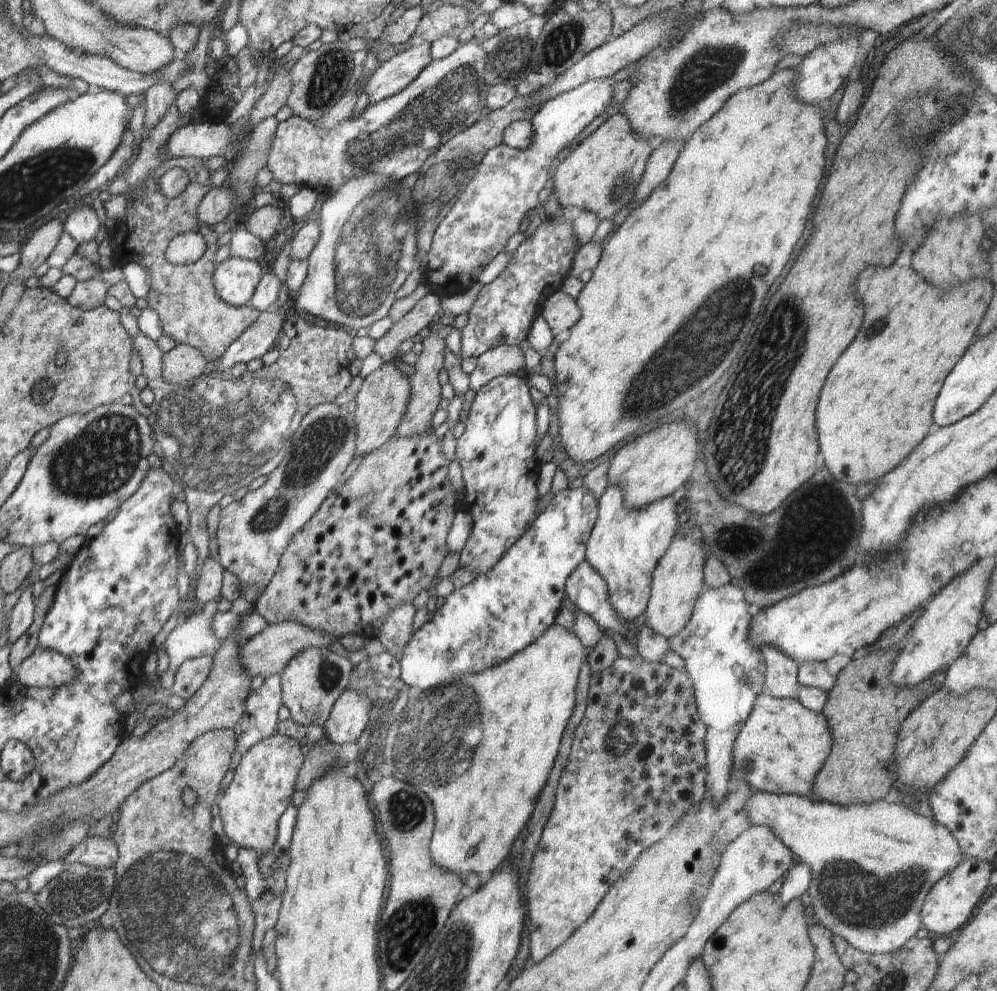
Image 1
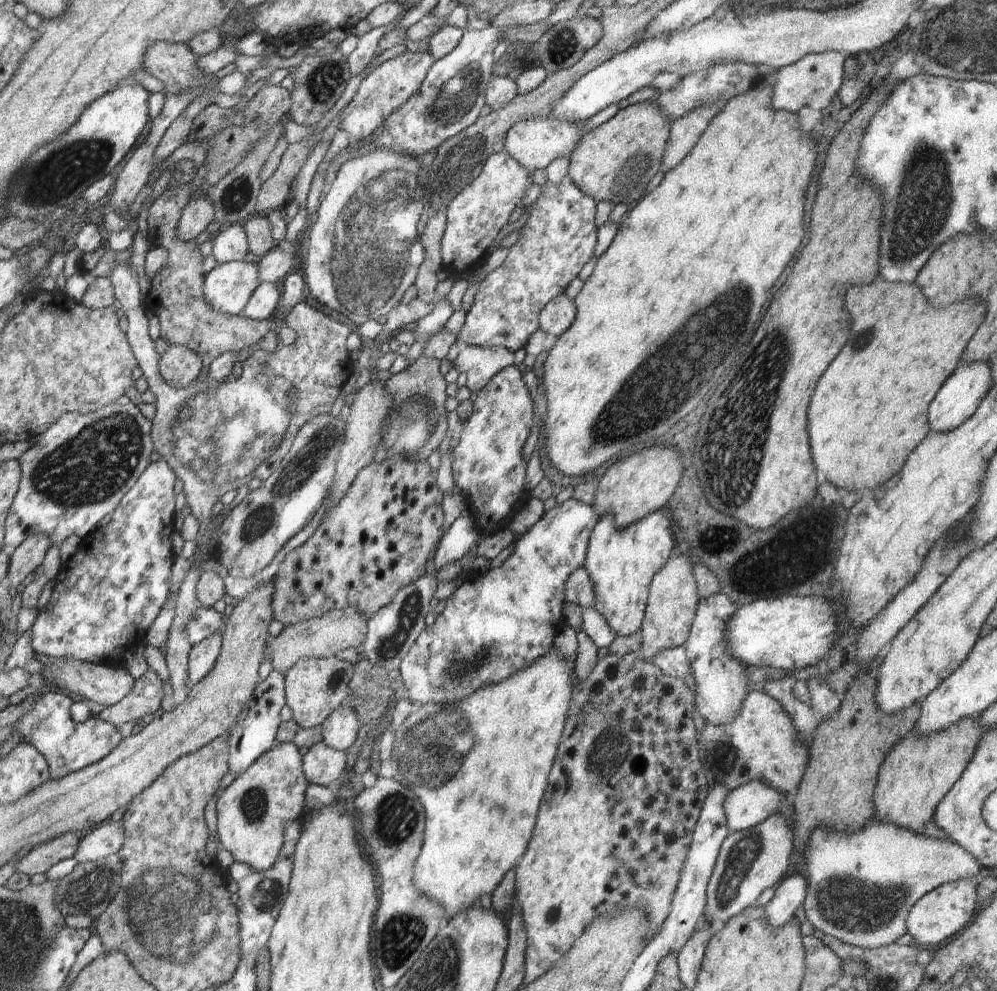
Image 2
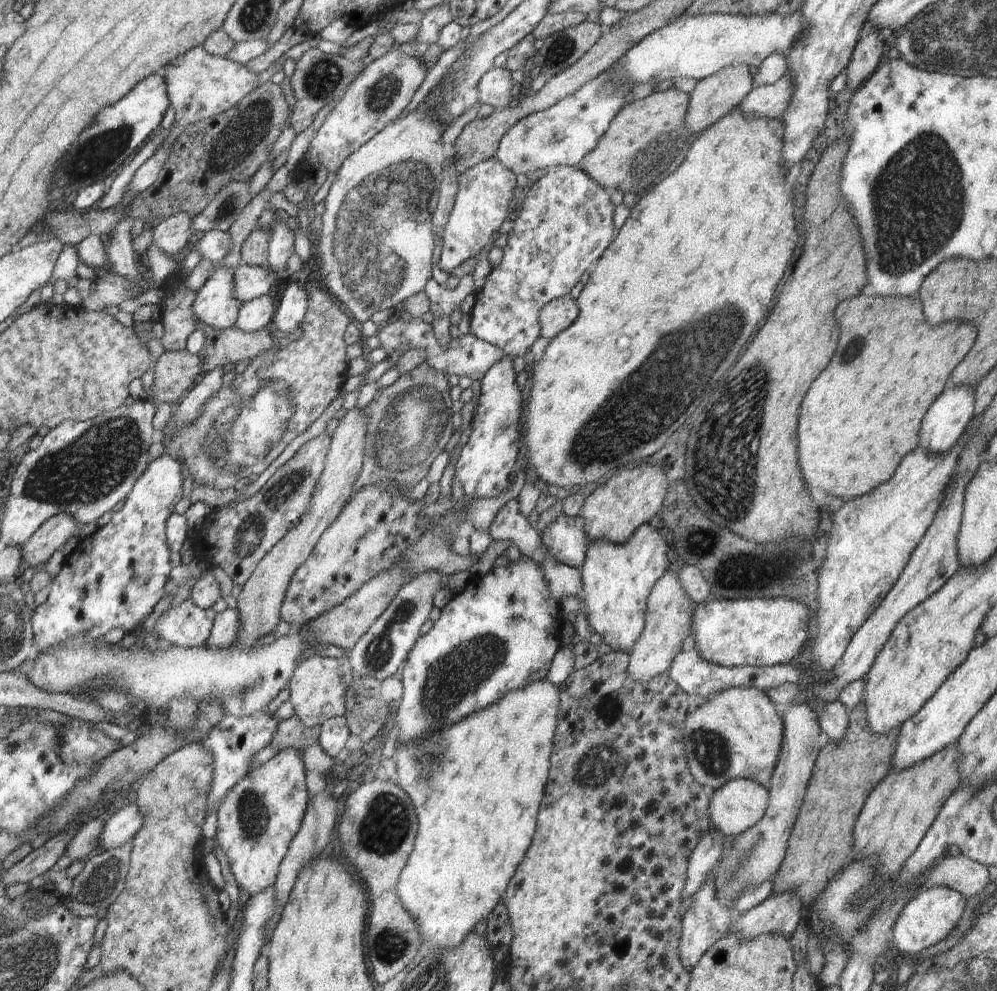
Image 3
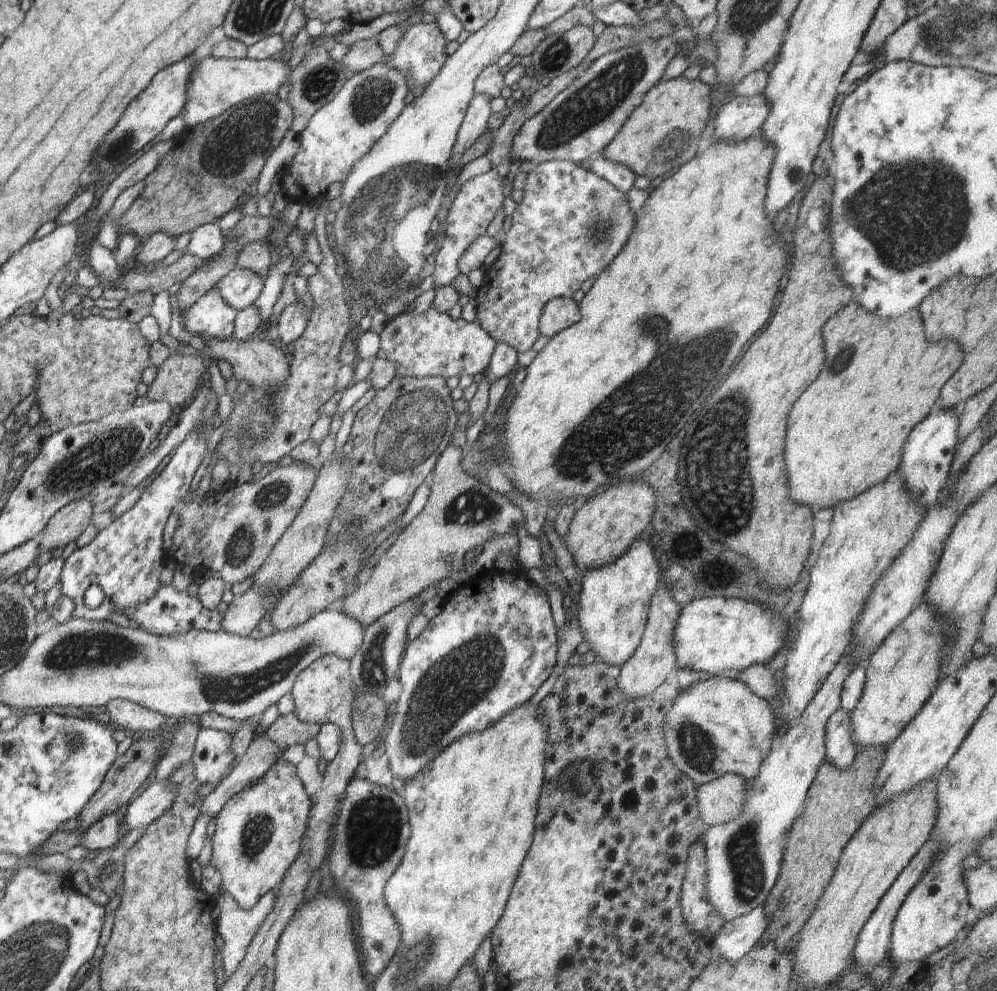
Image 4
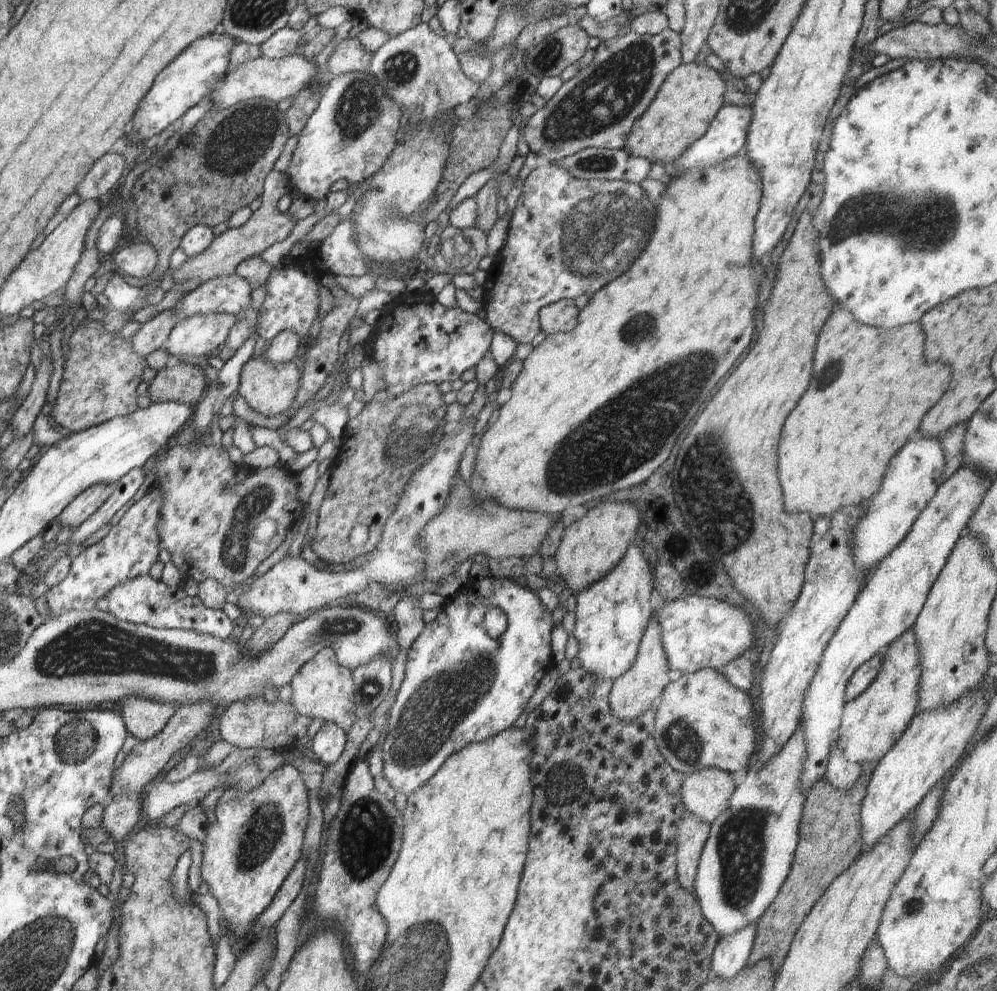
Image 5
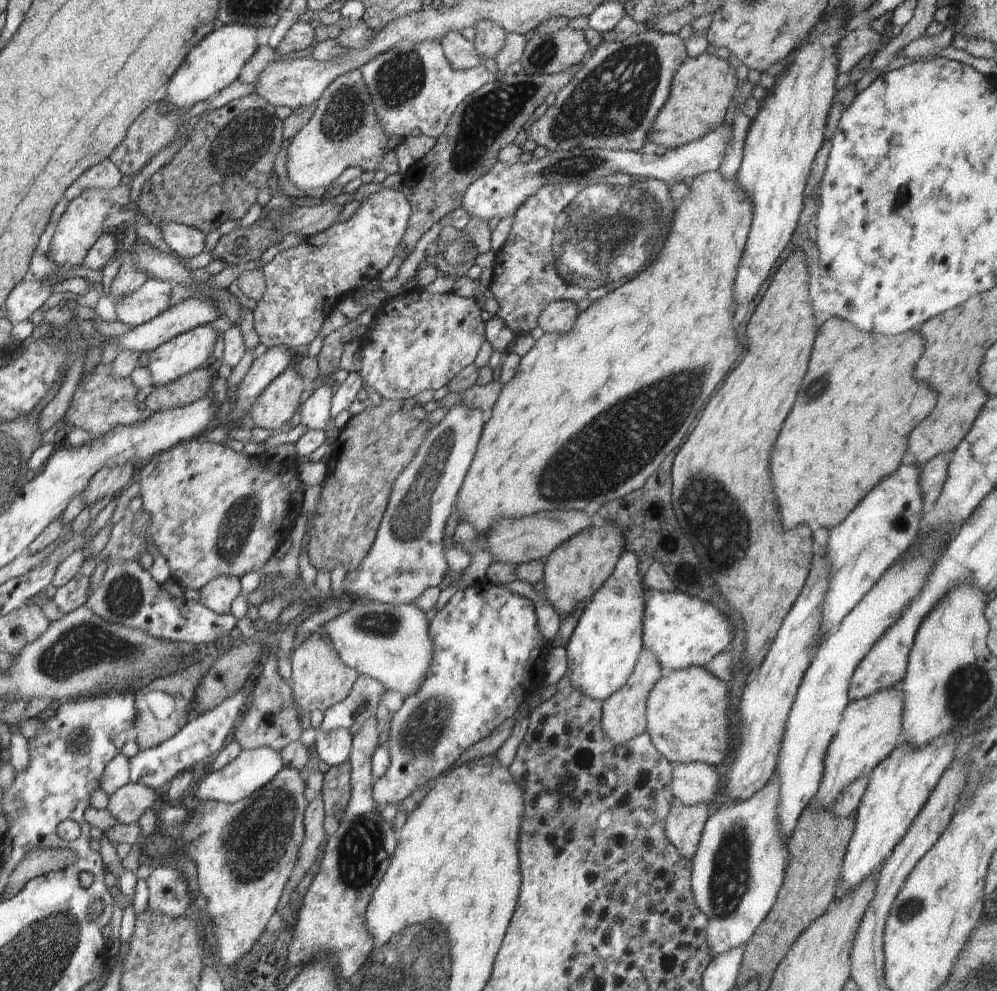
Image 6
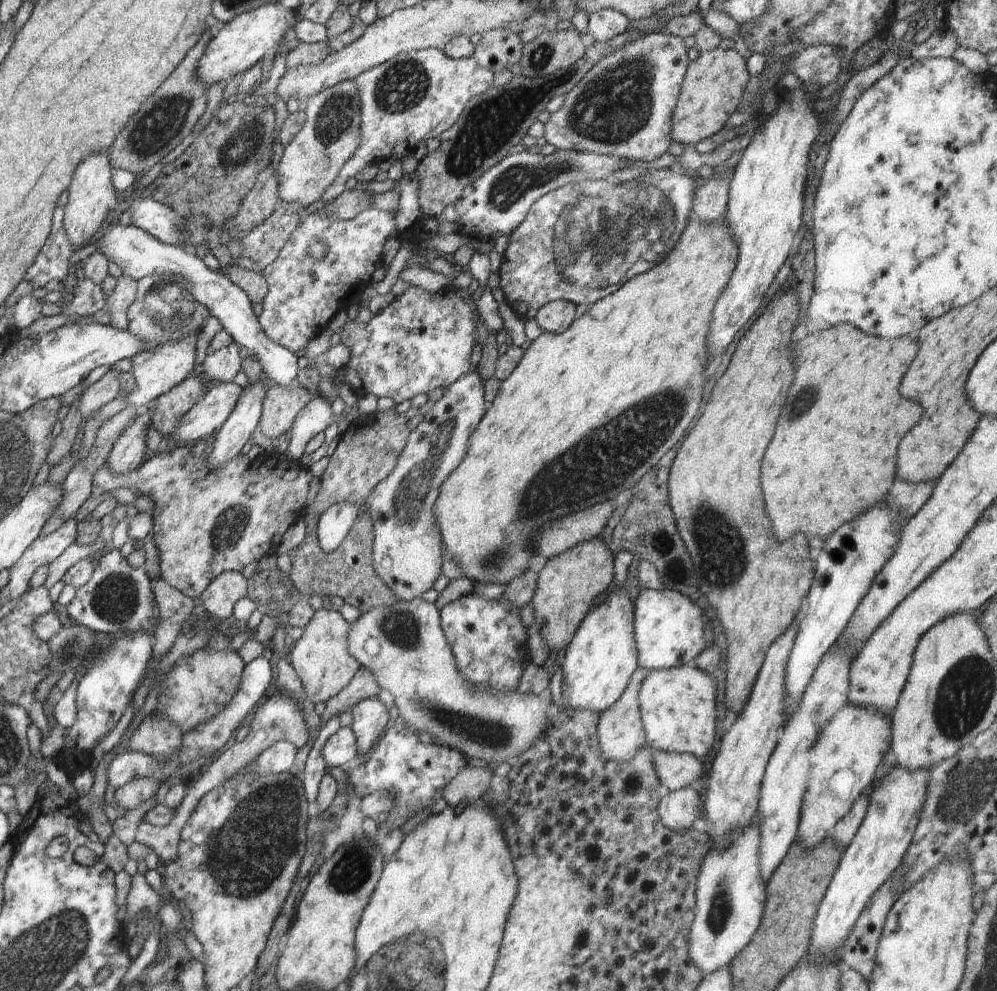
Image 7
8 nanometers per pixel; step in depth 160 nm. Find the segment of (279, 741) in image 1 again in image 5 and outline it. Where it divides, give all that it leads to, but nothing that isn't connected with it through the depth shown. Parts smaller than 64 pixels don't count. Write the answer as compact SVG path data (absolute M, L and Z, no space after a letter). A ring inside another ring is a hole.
M282 764L282 766L274 769L271 773L266 774L266 778L262 781L262 784L252 790L243 791L242 789L226 789L215 806L215 815L216 822L207 827L207 837L203 844L201 873L204 882L210 886L209 892L216 898L220 906L220 910L223 913L223 920L229 926L229 932L233 935L233 940L239 937L246 938L248 934L252 933L254 924L256 924L255 920L259 918L264 910L267 909L270 902L273 901L274 895L278 892L278 889L282 884L284 884L284 881L289 877L290 871L301 858L307 820L309 819L309 796L301 772L296 766Z

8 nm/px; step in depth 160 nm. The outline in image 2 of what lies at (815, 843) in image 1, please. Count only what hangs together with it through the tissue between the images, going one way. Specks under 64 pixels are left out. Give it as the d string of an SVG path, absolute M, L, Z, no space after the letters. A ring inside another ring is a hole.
M760 781L732 789L724 801L724 810L731 832L743 831L764 822L769 815L784 815L792 832L793 805L785 794ZM873 817L853 831L818 825L810 833L801 859L807 879L803 905L808 922L819 932L861 949L879 949L904 937L907 933L906 917L920 898L944 883L963 878L978 879L981 869L979 862L957 842L928 837L923 832L917 833Z

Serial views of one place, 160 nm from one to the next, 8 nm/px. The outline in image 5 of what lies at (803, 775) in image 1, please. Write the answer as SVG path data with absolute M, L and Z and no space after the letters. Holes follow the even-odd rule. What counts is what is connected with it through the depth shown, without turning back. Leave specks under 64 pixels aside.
M702 669L695 673L684 673L677 681L671 681L666 685L666 688L661 694L661 701L656 706L655 712L655 731L653 732L654 740L657 742L658 750L664 757L664 760L679 773L693 775L700 772L702 769L708 767L717 768L724 772L734 774L739 770L747 770L751 763L755 762L756 751L758 750L758 739L756 737L756 722L754 717L757 716L752 707L752 700L749 693L738 690L733 684L728 682L728 679L722 674L721 671L714 669Z

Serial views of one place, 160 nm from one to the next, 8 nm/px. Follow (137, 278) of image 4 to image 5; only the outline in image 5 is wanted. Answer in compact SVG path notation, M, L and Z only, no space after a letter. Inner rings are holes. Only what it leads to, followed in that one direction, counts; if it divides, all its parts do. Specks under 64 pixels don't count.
M270 171L263 182L262 205L260 208L254 211L241 227L230 227L217 236L204 252L189 257L188 262L178 268L170 268L171 277L175 284L184 284L187 280L198 280L202 284L216 277L234 274L236 267L242 259L258 255L269 246L272 246L272 244L282 242L282 240L288 238L296 222L292 221L288 212L283 213L276 206L280 195L286 193L286 185L289 184L288 178L287 174L280 171Z

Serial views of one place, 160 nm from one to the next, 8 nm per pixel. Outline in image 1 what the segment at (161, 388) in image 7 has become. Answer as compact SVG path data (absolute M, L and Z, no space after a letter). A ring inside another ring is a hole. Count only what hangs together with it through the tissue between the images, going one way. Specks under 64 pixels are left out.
M229 257L215 269L214 290L230 306L249 305L266 269L262 262Z

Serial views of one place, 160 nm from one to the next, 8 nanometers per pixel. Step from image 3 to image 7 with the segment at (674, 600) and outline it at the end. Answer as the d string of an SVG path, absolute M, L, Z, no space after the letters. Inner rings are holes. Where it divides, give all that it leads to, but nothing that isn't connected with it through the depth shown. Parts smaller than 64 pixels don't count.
M638 667L631 676L622 696L599 714L597 733L600 754L617 763L630 762L636 751L647 745L644 723L641 719L638 693L642 681L648 676L649 670Z

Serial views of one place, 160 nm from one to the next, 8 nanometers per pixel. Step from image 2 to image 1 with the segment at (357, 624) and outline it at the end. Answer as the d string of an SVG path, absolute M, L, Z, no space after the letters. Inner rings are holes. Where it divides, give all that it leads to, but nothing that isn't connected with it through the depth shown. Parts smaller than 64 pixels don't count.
M282 622L276 625L268 625L260 634L248 639L244 644L243 650L240 650L240 662L244 662L244 670L248 672L250 678L255 676L270 677L282 674L288 662L304 652L306 648L326 648L331 647L336 640L334 636L324 634L320 628L306 628L298 622Z

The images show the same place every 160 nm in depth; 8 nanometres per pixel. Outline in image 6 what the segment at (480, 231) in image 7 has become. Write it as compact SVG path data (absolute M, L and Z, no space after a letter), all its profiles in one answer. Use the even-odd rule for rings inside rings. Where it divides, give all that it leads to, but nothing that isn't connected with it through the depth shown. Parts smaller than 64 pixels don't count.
M724 122L718 128L698 140L675 149L668 149L663 155L640 151L619 151L612 149L583 149L574 147L569 151L552 151L541 159L532 159L528 163L518 161L513 165L497 162L482 178L475 180L467 189L462 207L472 217L489 221L494 216L504 218L513 215L518 207L530 195L536 194L541 186L558 183L575 185L596 181L616 173L624 173L641 179L658 179L667 185L682 183L706 171L718 171L721 160L731 141L732 125Z

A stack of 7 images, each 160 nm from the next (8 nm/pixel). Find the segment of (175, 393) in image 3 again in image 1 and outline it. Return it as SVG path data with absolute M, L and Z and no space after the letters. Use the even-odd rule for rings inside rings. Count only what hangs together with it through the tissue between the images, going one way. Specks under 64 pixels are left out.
M179 344L163 354L162 377L169 384L182 384L204 376L207 362L194 348Z

